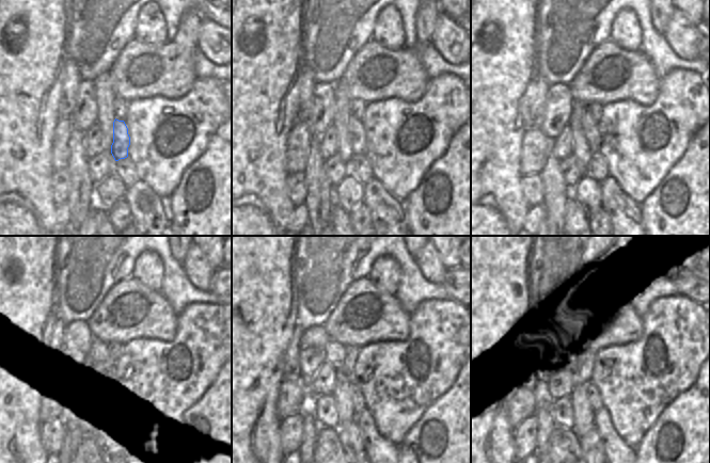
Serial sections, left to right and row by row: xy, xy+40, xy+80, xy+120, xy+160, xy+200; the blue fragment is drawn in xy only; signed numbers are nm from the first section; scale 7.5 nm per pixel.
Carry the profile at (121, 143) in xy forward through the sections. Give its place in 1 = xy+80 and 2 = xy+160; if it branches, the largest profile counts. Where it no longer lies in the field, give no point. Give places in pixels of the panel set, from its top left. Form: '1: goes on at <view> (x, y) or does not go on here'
1: goes on at xy+80 (589, 125)
2: goes on at xy+160 (335, 352)

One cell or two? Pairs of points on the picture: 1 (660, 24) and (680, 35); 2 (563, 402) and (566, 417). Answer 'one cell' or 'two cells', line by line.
1: two cells
2: one cell

